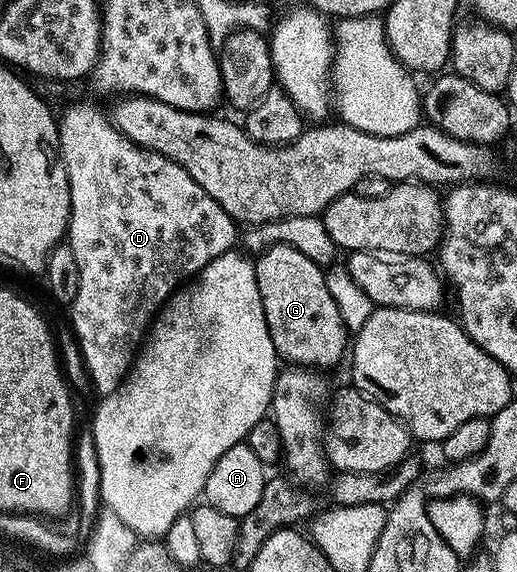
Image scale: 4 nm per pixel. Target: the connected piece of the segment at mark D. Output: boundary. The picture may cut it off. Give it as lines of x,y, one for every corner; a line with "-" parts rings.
74,104
58,120
58,139
56,147
64,162
64,170
68,174
68,186
70,187
70,226
68,229
68,242
72,246
72,254
76,254
76,266
80,269
80,287
76,290
76,298
68,306
70,312
70,324
74,327
74,336
78,339
78,348
82,351
82,360
86,363
86,372
94,383
99,397
112,394
120,386
120,382
130,371
130,365
134,363
134,357
138,355
138,349
154,319
159,308
178,291
179,287
191,278
198,275
212,258
231,251
235,247
234,239
239,239
240,228
231,216
206,193
204,186
184,170
176,162
164,158
164,154
142,148
136,142
132,142
114,125
113,119
106,116
94,104

